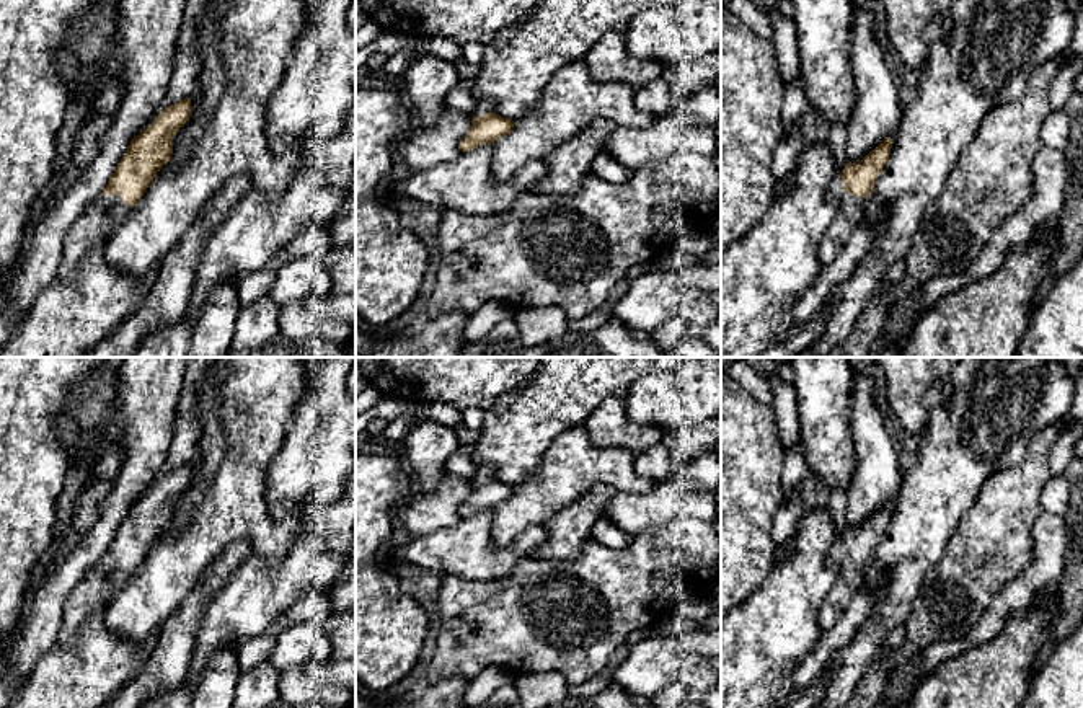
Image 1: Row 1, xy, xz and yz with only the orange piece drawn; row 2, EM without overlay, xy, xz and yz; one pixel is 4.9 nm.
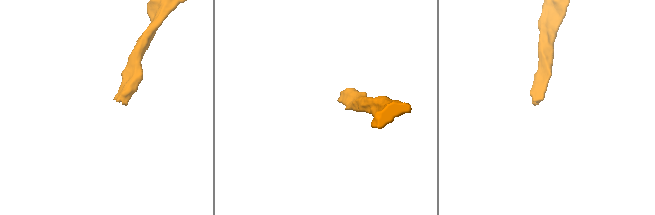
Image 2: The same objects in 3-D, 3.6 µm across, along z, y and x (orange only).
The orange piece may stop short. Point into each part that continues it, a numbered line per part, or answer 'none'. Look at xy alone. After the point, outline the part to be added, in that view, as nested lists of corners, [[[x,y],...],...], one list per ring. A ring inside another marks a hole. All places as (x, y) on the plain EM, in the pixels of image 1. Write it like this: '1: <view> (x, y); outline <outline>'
1: xy (105, 579); outline [[[99,560],[67,597],[57,641],[62,646],[72,646],[80,625],[91,613],[98,610],[104,612],[109,602],[130,581],[132,574],[132,571],[122,568],[122,560]]]

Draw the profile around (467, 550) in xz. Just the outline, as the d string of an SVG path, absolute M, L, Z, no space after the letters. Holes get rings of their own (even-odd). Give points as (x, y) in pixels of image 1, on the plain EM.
M491 509L480 511L470 517L462 517L455 525L444 527L424 537L414 537L413 542L393 550L393 556L419 568L440 571L447 577L462 577L470 581L494 581L502 579L515 564L532 556L542 546L548 533L543 525L525 527L519 537L507 546L501 546L491 535Z

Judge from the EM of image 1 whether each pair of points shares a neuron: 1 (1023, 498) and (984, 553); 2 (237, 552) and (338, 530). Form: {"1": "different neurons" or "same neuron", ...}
{"1": "same neuron", "2": "different neurons"}

